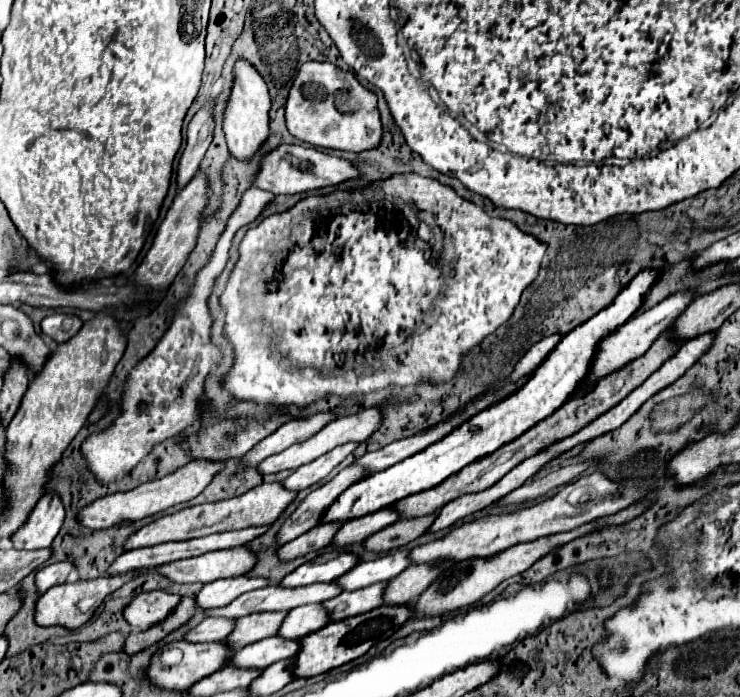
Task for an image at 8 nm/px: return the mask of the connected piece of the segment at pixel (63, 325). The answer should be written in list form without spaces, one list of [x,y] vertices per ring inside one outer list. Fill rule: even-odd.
[[[50,315],[40,323],[42,335],[48,335],[56,343],[64,343],[74,337],[82,327],[82,321],[74,315]]]

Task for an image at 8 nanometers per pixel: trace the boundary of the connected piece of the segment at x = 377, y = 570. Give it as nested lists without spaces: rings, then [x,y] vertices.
[[[406,549],[392,551],[386,557],[376,557],[374,561],[360,563],[356,569],[346,573],[346,577],[336,579],[336,585],[340,585],[344,591],[354,591],[378,581],[390,581],[410,565],[412,565],[410,551]]]

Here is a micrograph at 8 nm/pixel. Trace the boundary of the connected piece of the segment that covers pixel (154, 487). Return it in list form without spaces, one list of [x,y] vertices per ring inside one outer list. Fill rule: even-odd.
[[[204,459],[190,461],[184,467],[178,467],[174,473],[170,473],[162,479],[148,481],[148,483],[142,483],[140,487],[134,487],[130,491],[112,493],[112,495],[106,495],[106,497],[100,497],[100,499],[88,503],[84,509],[80,509],[76,519],[80,525],[88,527],[90,531],[98,531],[98,529],[110,529],[122,521],[138,521],[138,519],[144,519],[148,515],[156,515],[172,505],[186,503],[186,501],[194,499],[196,495],[200,495],[210,485],[214,475],[224,471],[224,467],[226,467],[224,461],[204,461]]]

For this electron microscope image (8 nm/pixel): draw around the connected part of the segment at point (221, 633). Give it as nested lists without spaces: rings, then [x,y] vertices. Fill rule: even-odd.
[[[206,617],[198,627],[188,631],[186,639],[192,643],[224,641],[232,633],[234,623],[236,623],[236,619],[228,619],[228,617]]]

